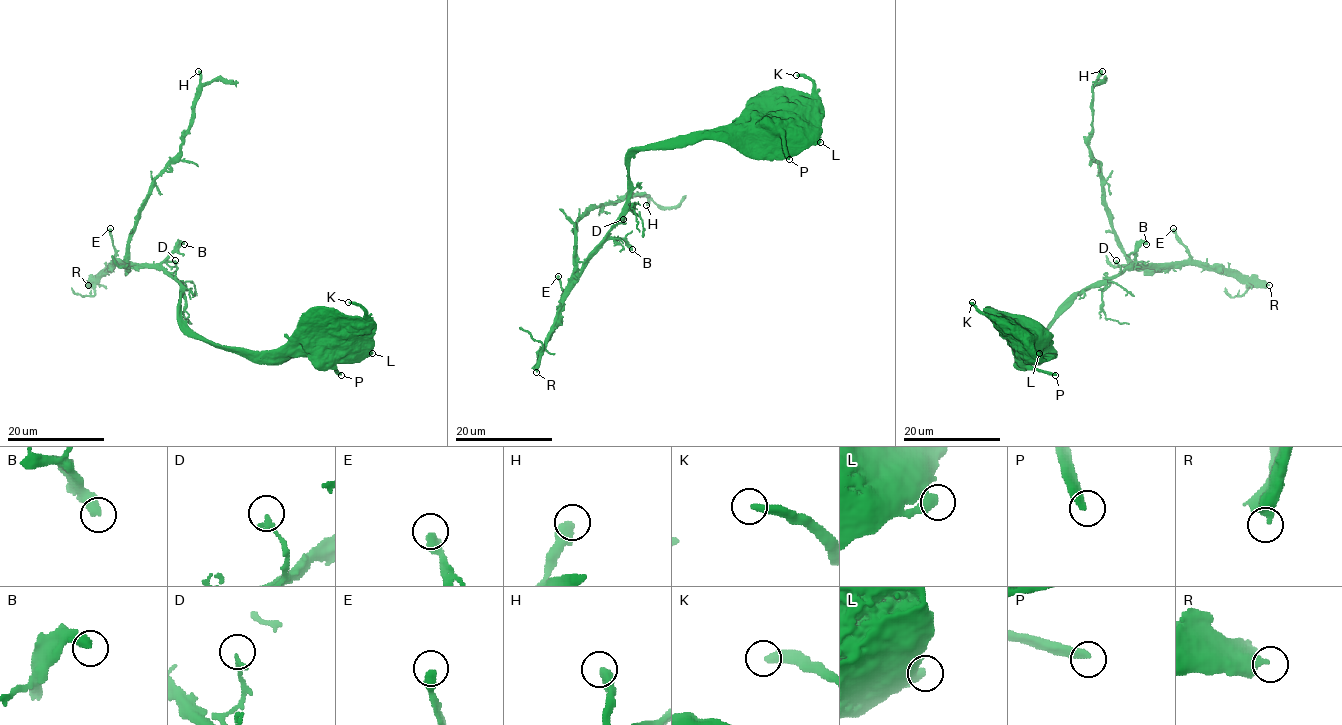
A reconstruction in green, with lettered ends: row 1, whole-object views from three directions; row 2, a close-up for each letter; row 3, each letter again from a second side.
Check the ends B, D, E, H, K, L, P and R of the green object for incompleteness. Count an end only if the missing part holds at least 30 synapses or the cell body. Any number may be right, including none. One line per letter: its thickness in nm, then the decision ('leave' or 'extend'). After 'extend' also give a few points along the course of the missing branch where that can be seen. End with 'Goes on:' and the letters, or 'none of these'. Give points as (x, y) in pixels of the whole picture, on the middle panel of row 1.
B: 440 nm thick; leave
D: 190 nm thick; leave
E: 400 nm thick; leave
H: 480 nm thick; leave
K: 360 nm thick; leave
L: 480 nm thick; leave
P: 340 nm thick; leave
R: 480 nm thick; extend
Goes on: R

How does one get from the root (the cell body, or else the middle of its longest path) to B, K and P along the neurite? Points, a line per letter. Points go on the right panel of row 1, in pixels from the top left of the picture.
B: (1023, 333), (1023, 348), (1028, 352), (1077, 295), (1119, 276), (1133, 262), (1134, 250), (1142, 243), (1146, 244)
K: (1023, 333), (1012, 335), (1000, 323), (980, 313), (972, 302)
P: (1023, 333), (1032, 337), (1031, 365), (1055, 375)

